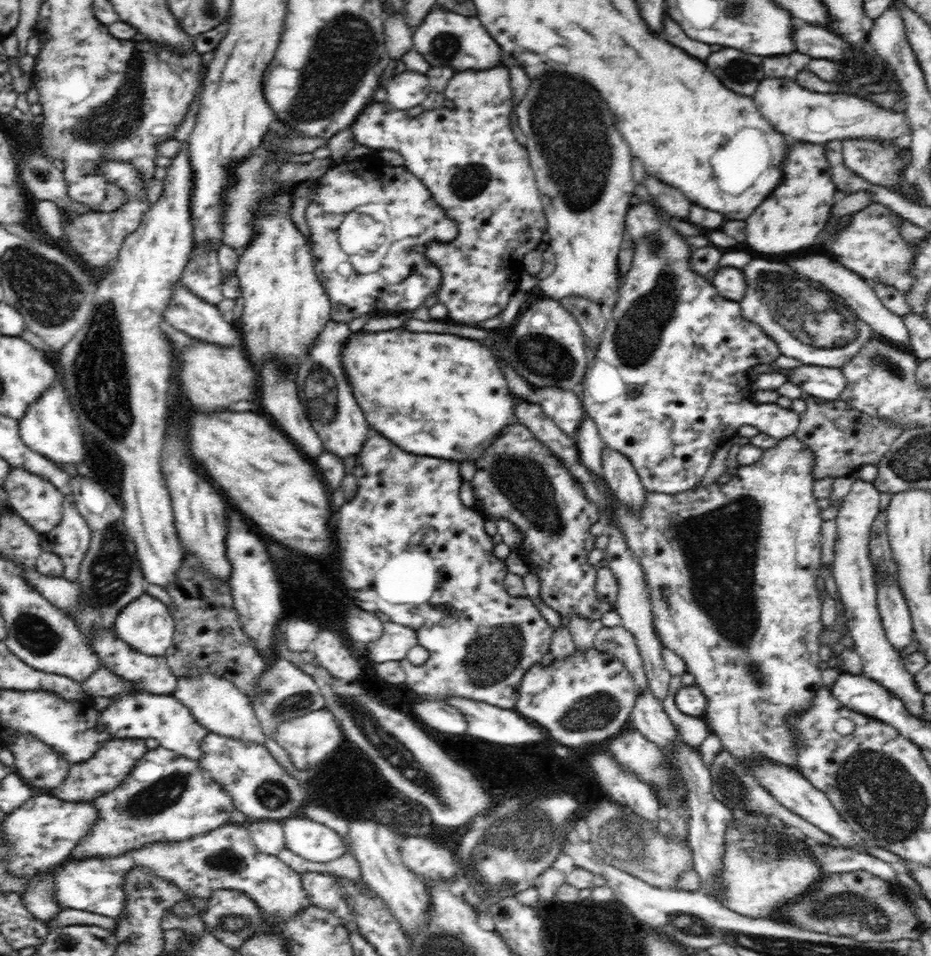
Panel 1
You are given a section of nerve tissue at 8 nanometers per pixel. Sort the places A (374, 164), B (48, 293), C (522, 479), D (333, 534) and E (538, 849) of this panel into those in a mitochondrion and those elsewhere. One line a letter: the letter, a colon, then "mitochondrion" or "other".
A: other
B: mitochondrion
C: mitochondrion
D: other
E: mitochondrion

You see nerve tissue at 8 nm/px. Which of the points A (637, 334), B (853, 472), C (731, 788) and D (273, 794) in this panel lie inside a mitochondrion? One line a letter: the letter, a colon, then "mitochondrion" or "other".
A: mitochondrion
B: other
C: mitochondrion
D: mitochondrion

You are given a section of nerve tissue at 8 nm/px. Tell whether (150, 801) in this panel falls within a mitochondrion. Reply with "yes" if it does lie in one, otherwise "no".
yes

